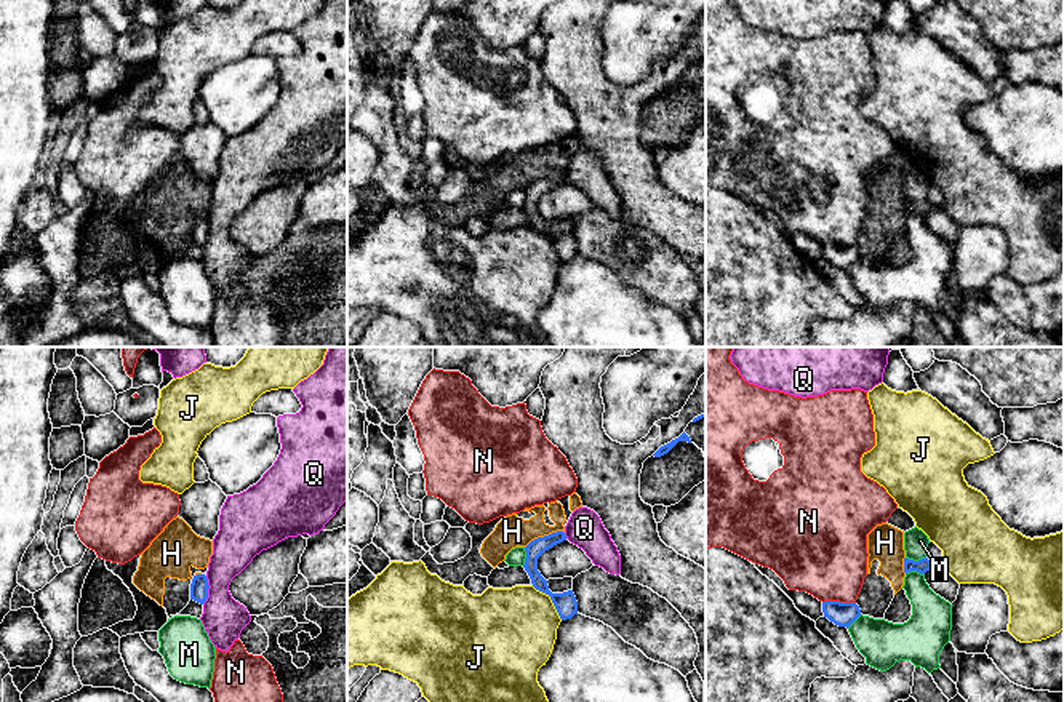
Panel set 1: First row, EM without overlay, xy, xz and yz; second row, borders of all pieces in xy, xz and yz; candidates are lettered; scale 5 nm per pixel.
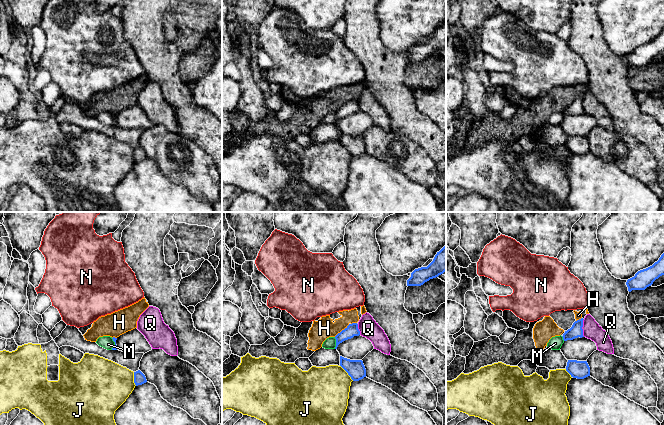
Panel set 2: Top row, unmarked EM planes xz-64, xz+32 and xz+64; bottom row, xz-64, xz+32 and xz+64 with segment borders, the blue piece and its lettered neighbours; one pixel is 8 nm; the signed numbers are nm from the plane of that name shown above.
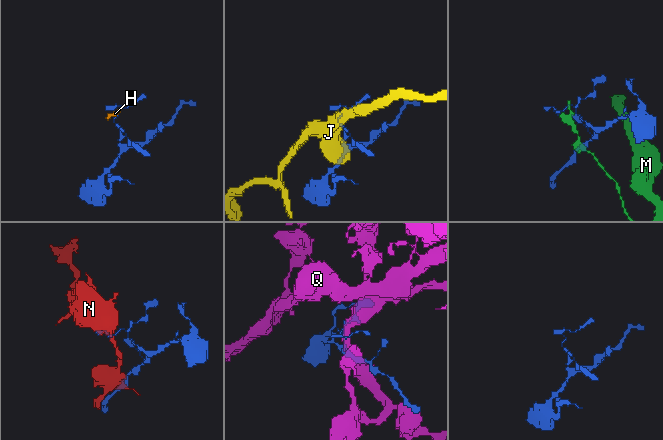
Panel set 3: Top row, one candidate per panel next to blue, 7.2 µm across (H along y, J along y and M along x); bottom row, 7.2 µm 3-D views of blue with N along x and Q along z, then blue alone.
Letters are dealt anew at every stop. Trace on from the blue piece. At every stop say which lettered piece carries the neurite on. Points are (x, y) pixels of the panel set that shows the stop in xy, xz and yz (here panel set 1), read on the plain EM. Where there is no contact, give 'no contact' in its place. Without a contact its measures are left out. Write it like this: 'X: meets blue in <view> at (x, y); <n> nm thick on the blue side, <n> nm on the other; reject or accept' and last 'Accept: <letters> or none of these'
H: meets blue in xz at (544, 178); 90 nm thick on the blue side, 160 nm on the other; reject
J: meets blue in xz at (551, 240); 120 nm thick on the blue side, 440 nm on the other; reject
M: meets blue in yz at (916, 203); 70 nm thick on the blue side, 130 nm on the other; reject
N: meets blue in yz at (839, 243); 120 nm thick on the blue side, 420 nm on the other; reject
Q: meets blue in xy at (207, 232); 100 nm thick on the blue side, 220 nm on the other; reject
Accept: none of these

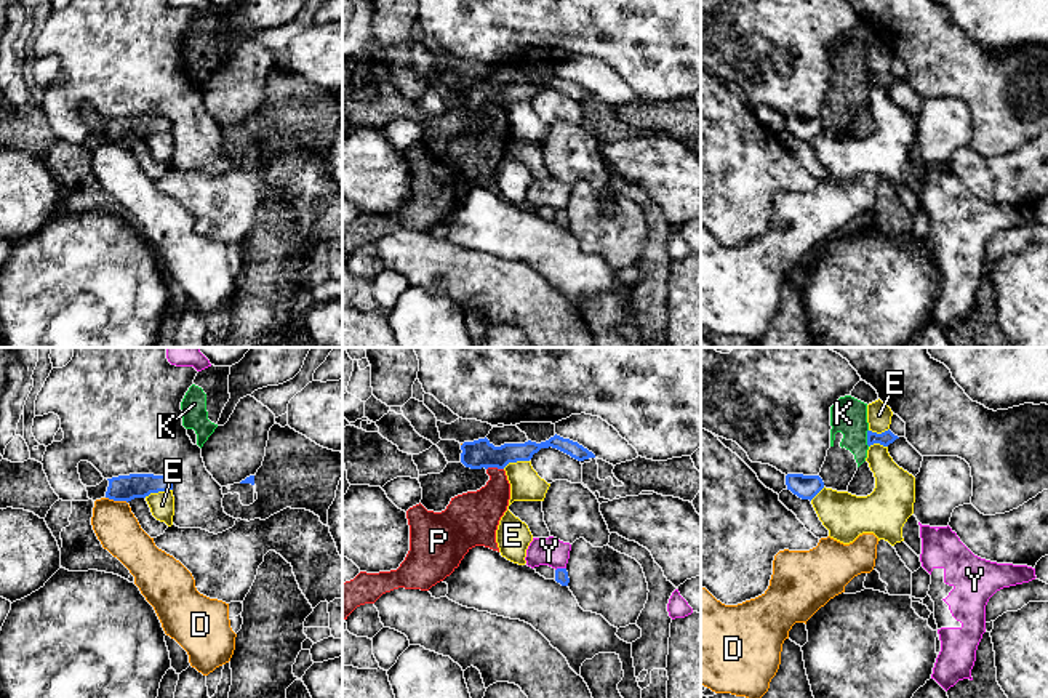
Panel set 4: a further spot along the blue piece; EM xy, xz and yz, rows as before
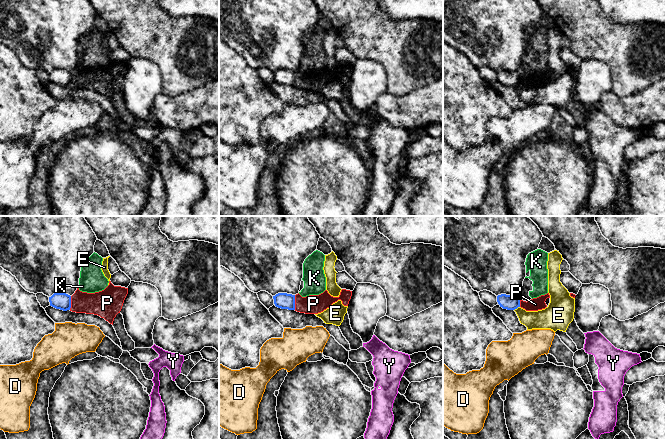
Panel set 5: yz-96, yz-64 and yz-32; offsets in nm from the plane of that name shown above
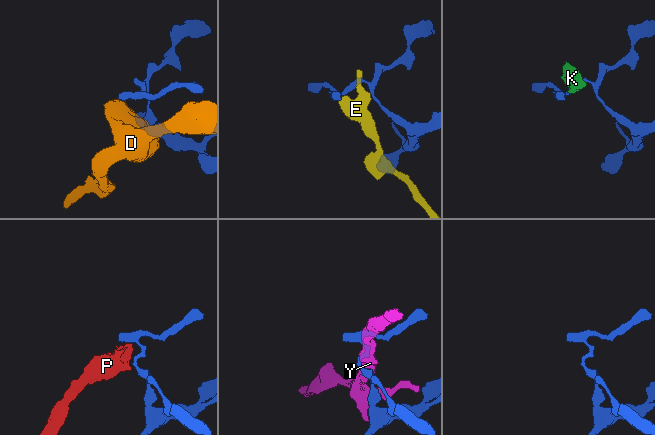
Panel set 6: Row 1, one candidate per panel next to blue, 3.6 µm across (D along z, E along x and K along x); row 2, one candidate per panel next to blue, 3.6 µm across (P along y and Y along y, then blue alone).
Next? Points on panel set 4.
D: meets blue in xy at (117, 141); 130 nm thick on the blue side, 220 nm on the other; reject
E: meets blue in xy at (157, 133); 130 nm thick on the blue side, 130 nm on the other; reject
K: meets blue in yz at (868, 79); 70 nm thick on the blue side, 190 nm on the other; reject
P: meets blue in xz at (495, 108); 140 nm thick on the blue side, 220 nm on the other; reject
Y: meets blue in xz at (560, 210); 60 nm thick on the blue side, 140 nm on the other; reject
Accept: none of these

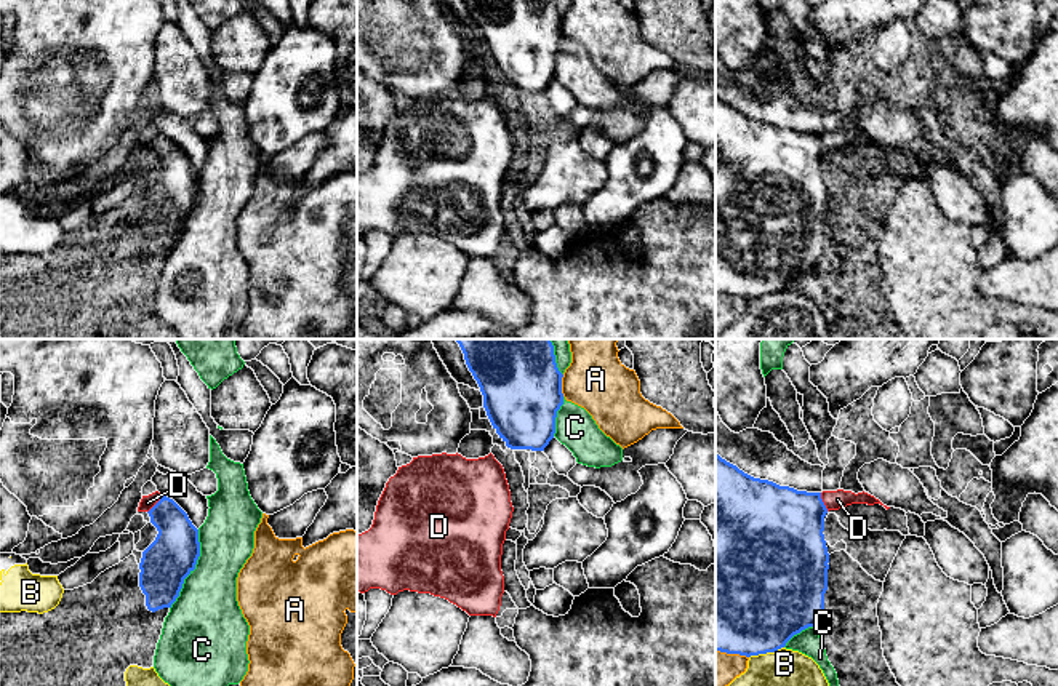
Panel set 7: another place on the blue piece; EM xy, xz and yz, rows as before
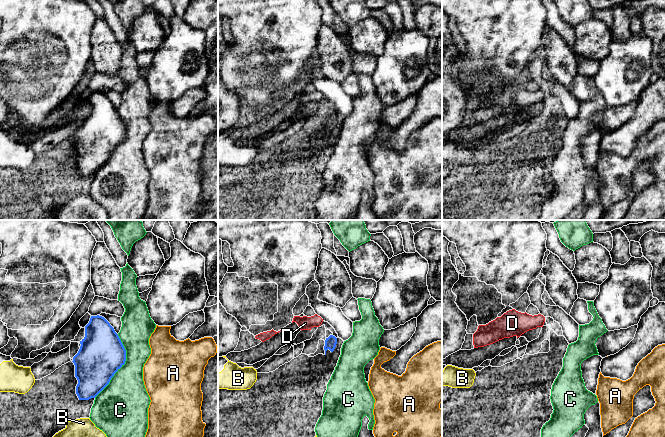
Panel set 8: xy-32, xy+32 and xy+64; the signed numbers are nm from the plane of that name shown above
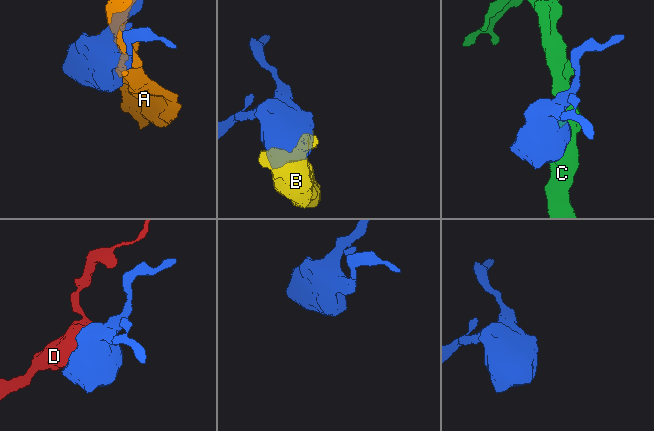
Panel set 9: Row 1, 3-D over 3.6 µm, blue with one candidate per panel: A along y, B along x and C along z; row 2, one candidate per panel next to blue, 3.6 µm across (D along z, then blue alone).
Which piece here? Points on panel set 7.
A: meets blue in xz at (561, 27); 380 nm thick on the blue side, 300 nm on the other; reject
B: meets blue in yz at (765, 295); 500 nm thick on the blue side, 460 nm on the other; reject
C: meets blue in xy at (194, 210); 240 nm thick on the blue side, 340 nm on the other; reject
D: meets blue in yz at (823, 144); 420 nm thick on the blue side, 100 nm on the other; accept
Accept: D

